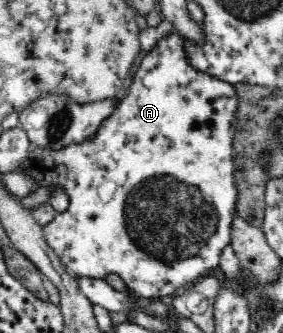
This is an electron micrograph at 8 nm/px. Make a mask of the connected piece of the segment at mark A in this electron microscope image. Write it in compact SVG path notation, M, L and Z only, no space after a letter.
M168 31L167 35L157 46L147 51L142 58L138 70L131 78L129 92L123 100L116 106L114 111L107 117L93 136L85 139L81 144L70 144L61 150L39 149L31 146L30 156L24 162L25 174L31 174L39 182L39 188L33 194L27 196L22 201L22 205L27 210L35 204L41 204L49 199L50 190L53 187L61 186L69 197L69 204L65 212L55 214L55 218L42 226L43 235L49 244L49 247L55 252L55 255L61 259L61 263L66 270L75 278L93 278L94 280L106 280L110 274L115 274L131 291L129 298L148 298L150 300L159 300L161 296L167 296L175 293L178 288L185 287L195 283L201 278L207 276L220 264L221 254L227 246L232 246L231 241L232 222L237 215L236 208L238 201L238 190L234 177L234 150L233 139L238 120L236 117L239 108L238 92L234 84L219 80L212 74L200 72L186 57L185 40L176 32Z

